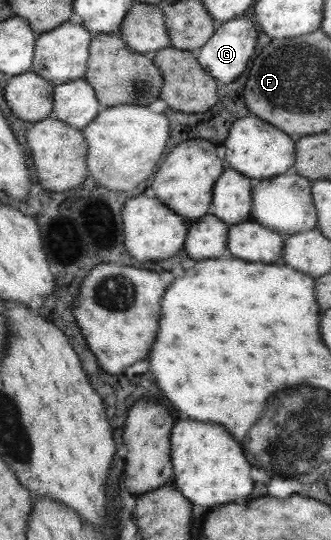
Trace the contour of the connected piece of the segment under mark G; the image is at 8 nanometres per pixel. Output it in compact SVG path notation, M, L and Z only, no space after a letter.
M244 16L221 23L217 28L213 29L213 34L209 36L207 42L199 50L197 60L199 60L201 68L205 68L205 72L217 82L223 82L223 84L233 82L243 72L243 68L247 66L247 62L249 62L249 58L253 54L255 40L257 40L259 32L259 29Z

